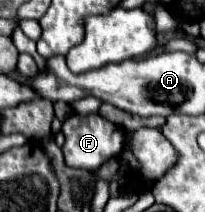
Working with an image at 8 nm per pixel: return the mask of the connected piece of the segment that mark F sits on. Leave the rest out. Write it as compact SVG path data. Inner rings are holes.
M72 113L64 121L62 131L66 135L66 143L62 147L62 153L64 153L66 165L70 165L70 167L96 171L104 161L108 161L110 157L116 157L116 155L120 155L124 151L124 143L126 143L124 129L120 129L118 125L102 119L98 113L92 113L92 115Z

